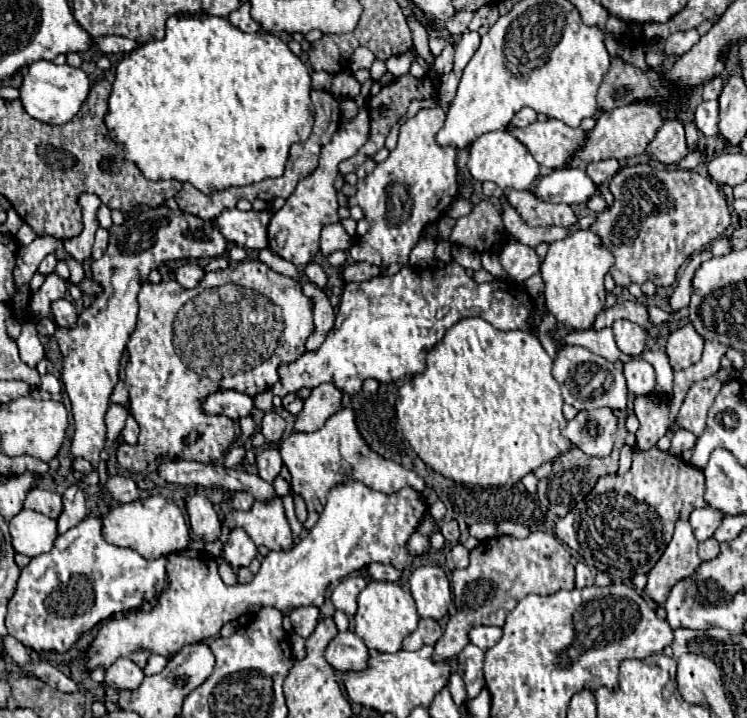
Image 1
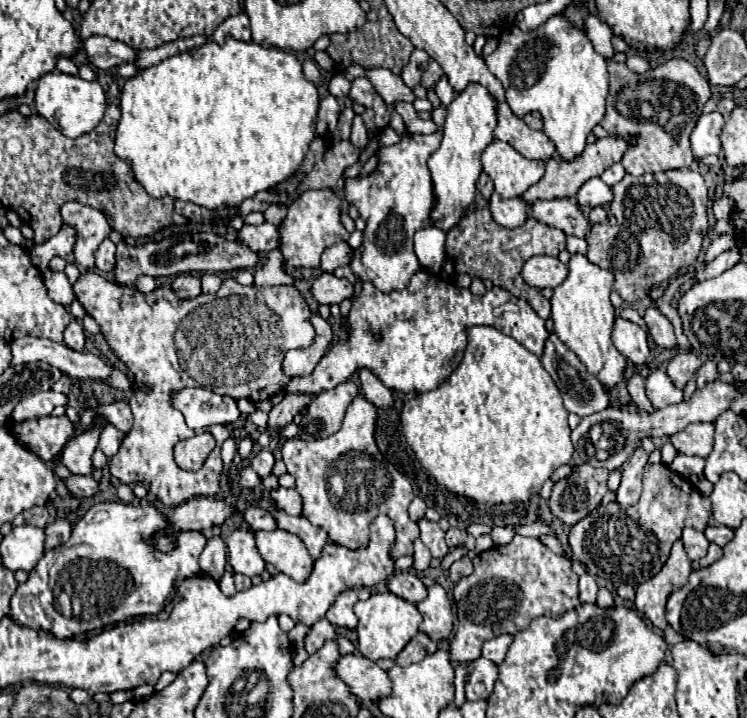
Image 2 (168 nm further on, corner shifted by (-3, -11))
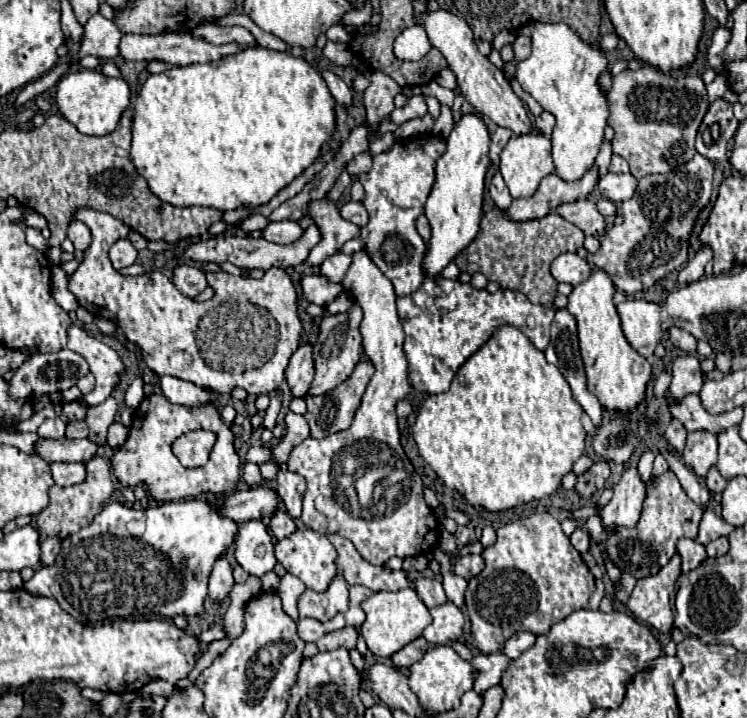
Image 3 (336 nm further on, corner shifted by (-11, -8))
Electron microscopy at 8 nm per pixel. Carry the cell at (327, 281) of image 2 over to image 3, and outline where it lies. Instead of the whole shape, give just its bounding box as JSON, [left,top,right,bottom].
[302,276,344,306]

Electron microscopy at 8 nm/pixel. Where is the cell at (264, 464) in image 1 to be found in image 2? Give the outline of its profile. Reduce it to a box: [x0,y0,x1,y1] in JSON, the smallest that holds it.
[250,449,274,477]

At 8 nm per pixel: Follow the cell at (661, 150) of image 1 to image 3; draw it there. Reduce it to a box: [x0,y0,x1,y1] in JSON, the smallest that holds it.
[608,66,710,178]

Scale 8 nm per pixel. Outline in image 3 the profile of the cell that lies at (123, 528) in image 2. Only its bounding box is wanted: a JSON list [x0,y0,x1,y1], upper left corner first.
[24,500,238,624]

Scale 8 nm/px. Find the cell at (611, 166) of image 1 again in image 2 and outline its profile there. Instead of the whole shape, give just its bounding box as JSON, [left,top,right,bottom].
[600,163,626,187]

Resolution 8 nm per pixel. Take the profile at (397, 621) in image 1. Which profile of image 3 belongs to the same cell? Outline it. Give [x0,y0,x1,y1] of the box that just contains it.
[360,588,432,658]

